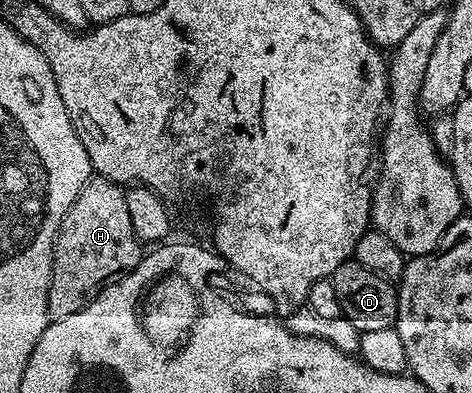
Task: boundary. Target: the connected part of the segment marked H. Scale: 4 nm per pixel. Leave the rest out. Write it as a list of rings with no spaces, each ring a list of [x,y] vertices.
[[[92,177],[90,182],[81,188],[73,208],[65,212],[59,225],[59,234],[55,238],[55,253],[51,255],[51,287],[47,301],[47,317],[52,322],[65,320],[73,312],[81,312],[107,286],[120,282],[143,258],[145,253],[139,237],[133,232],[129,221],[129,207],[125,204],[125,190],[120,183],[110,182],[108,178]]]

